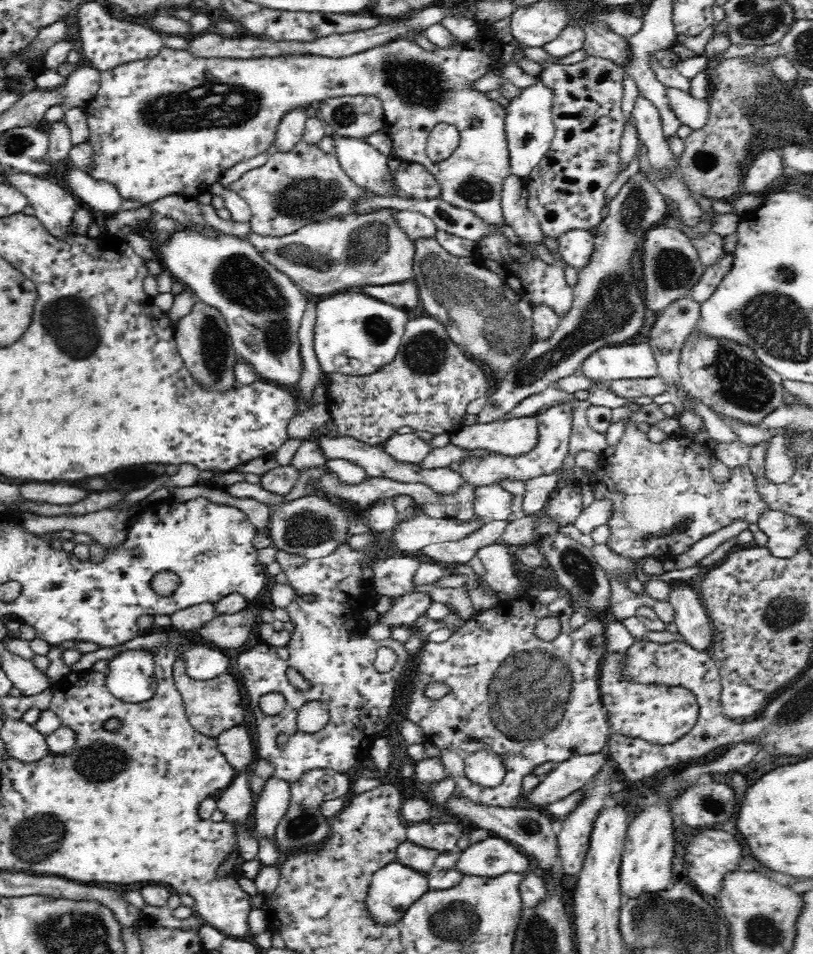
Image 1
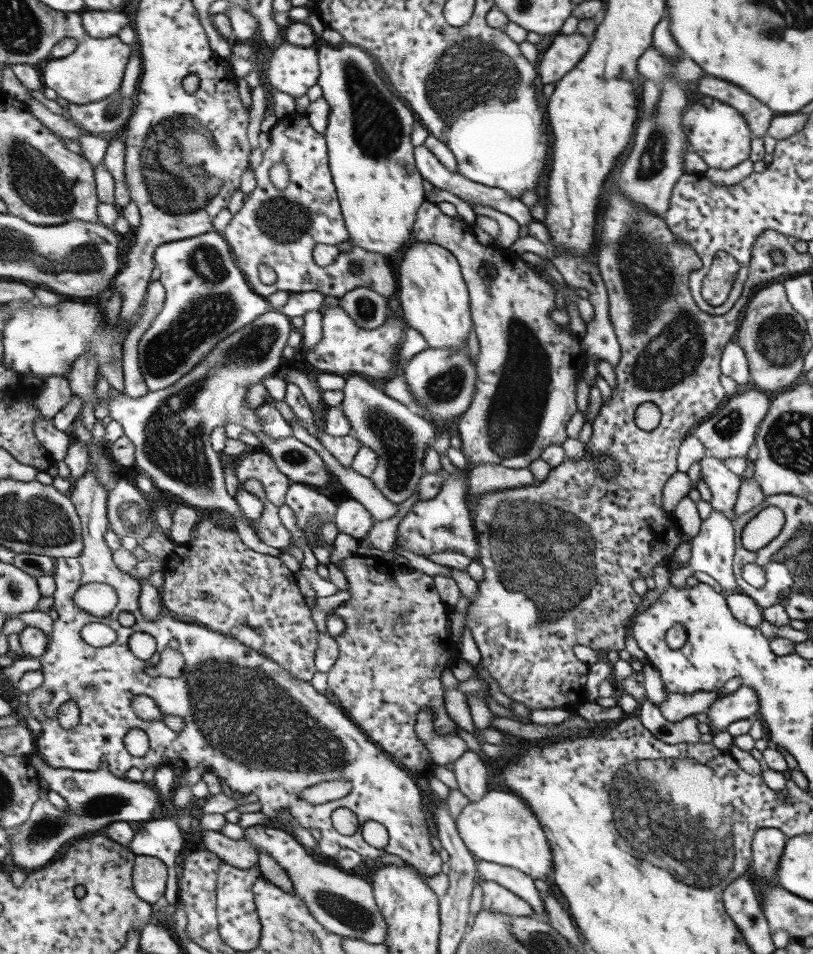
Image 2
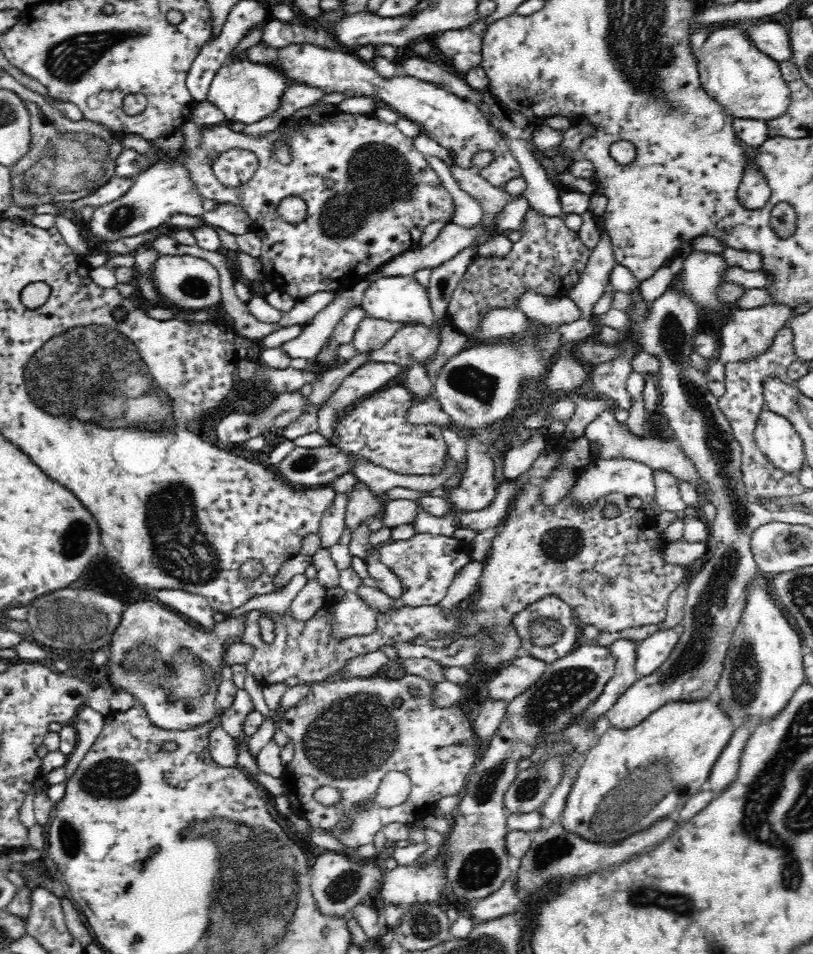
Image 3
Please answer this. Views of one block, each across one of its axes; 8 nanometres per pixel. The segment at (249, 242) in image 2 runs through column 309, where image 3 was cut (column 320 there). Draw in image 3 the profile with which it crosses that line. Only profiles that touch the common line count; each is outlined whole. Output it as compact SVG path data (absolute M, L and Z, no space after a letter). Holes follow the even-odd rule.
M336 112L316 124L300 124L298 128L288 128L284 124L264 134L244 134L244 130L232 132L228 124L222 124L206 130L204 142L188 162L190 176L204 198L218 200L222 204L236 204L246 210L252 222L252 232L262 238L260 262L264 280L268 280L276 292L286 292L298 300L318 292L340 294L350 290L366 272L374 272L382 264L406 252L414 252L420 246L420 238L428 224L438 220L452 224L456 214L450 192L436 176L436 170L430 168L426 156L416 150L414 140L406 138L396 124L380 122L376 116ZM280 146L288 148L288 156L292 158L290 164L276 160ZM228 150L250 150L260 162L252 180L242 188L224 188L214 174L212 158ZM284 198L300 198L308 206L304 222L288 224L280 218L278 208Z

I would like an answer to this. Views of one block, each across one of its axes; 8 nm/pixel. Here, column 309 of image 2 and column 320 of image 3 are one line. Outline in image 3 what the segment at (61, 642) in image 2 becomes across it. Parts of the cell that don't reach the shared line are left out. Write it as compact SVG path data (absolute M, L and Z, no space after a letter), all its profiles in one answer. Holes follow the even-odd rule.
M382 672L374 674L376 676L358 674L314 684L310 686L308 698L304 698L296 708L288 710L276 720L276 726L286 732L294 742L294 760L286 764L282 782L286 788L286 796L292 798L296 814L310 820L312 826L328 832L334 842L340 842L342 846L352 850L372 844L376 834L390 822L402 822L410 826L416 820L428 820L438 800L446 796L460 796L464 792L470 772L474 770L476 762L482 758L484 752L482 740L474 730L474 714L468 714L468 708L464 704L454 704L450 710L436 710L432 700L432 682L412 674L402 678L388 678L382 676ZM408 688L420 688L422 698L412 698ZM458 740L464 740L462 748L458 748ZM390 770L406 772L412 780L412 790L402 804L384 808L376 802L376 794L386 772ZM322 786L332 786L342 794L336 806L324 806L314 798L314 792Z

